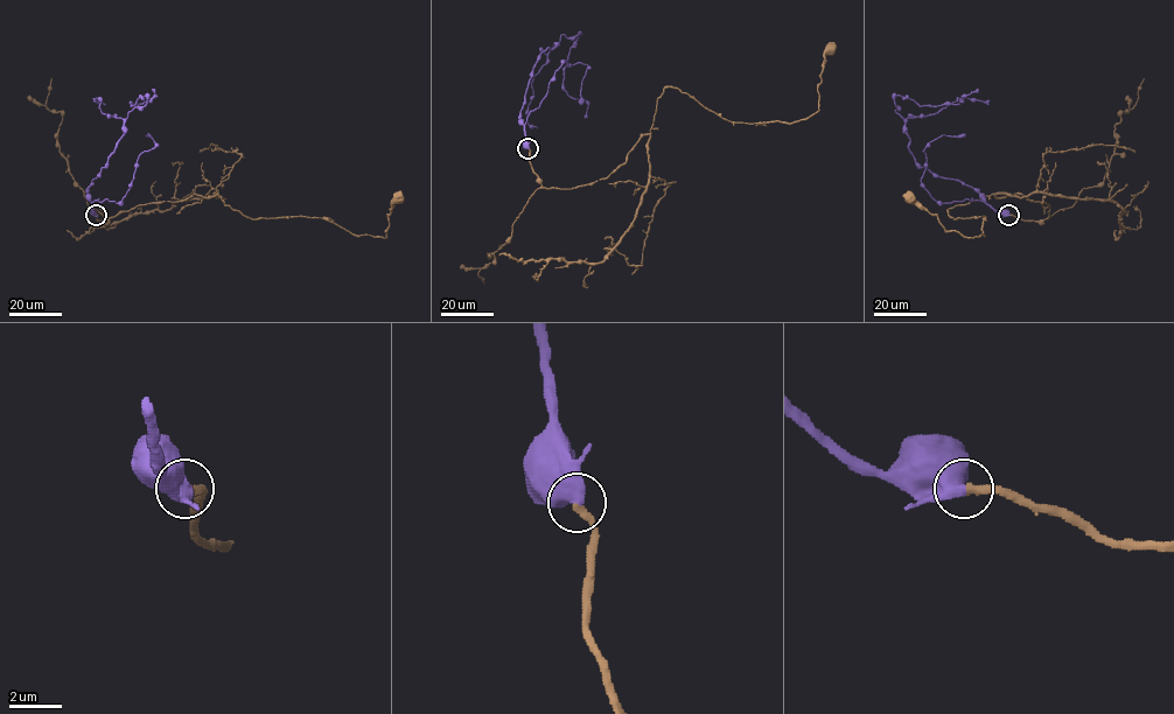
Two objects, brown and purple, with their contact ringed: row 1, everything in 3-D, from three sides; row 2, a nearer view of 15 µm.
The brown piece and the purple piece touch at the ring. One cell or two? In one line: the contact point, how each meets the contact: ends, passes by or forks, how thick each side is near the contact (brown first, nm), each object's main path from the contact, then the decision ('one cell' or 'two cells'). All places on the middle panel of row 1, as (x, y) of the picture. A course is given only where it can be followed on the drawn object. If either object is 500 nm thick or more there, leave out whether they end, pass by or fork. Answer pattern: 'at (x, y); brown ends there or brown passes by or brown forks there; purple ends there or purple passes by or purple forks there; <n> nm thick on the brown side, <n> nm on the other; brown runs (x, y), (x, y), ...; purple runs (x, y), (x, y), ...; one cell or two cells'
at (528, 148); 360 nm thick on the brown side, 700 nm on the other; brown runs (529, 148), (544, 187), (593, 184), (650, 133), (668, 86), (733, 121), (808, 119), (818, 110), (830, 49); purple runs (529, 148), (521, 111), (530, 74), (561, 34), (579, 33), (564, 90), (588, 105), (584, 117); one cell

